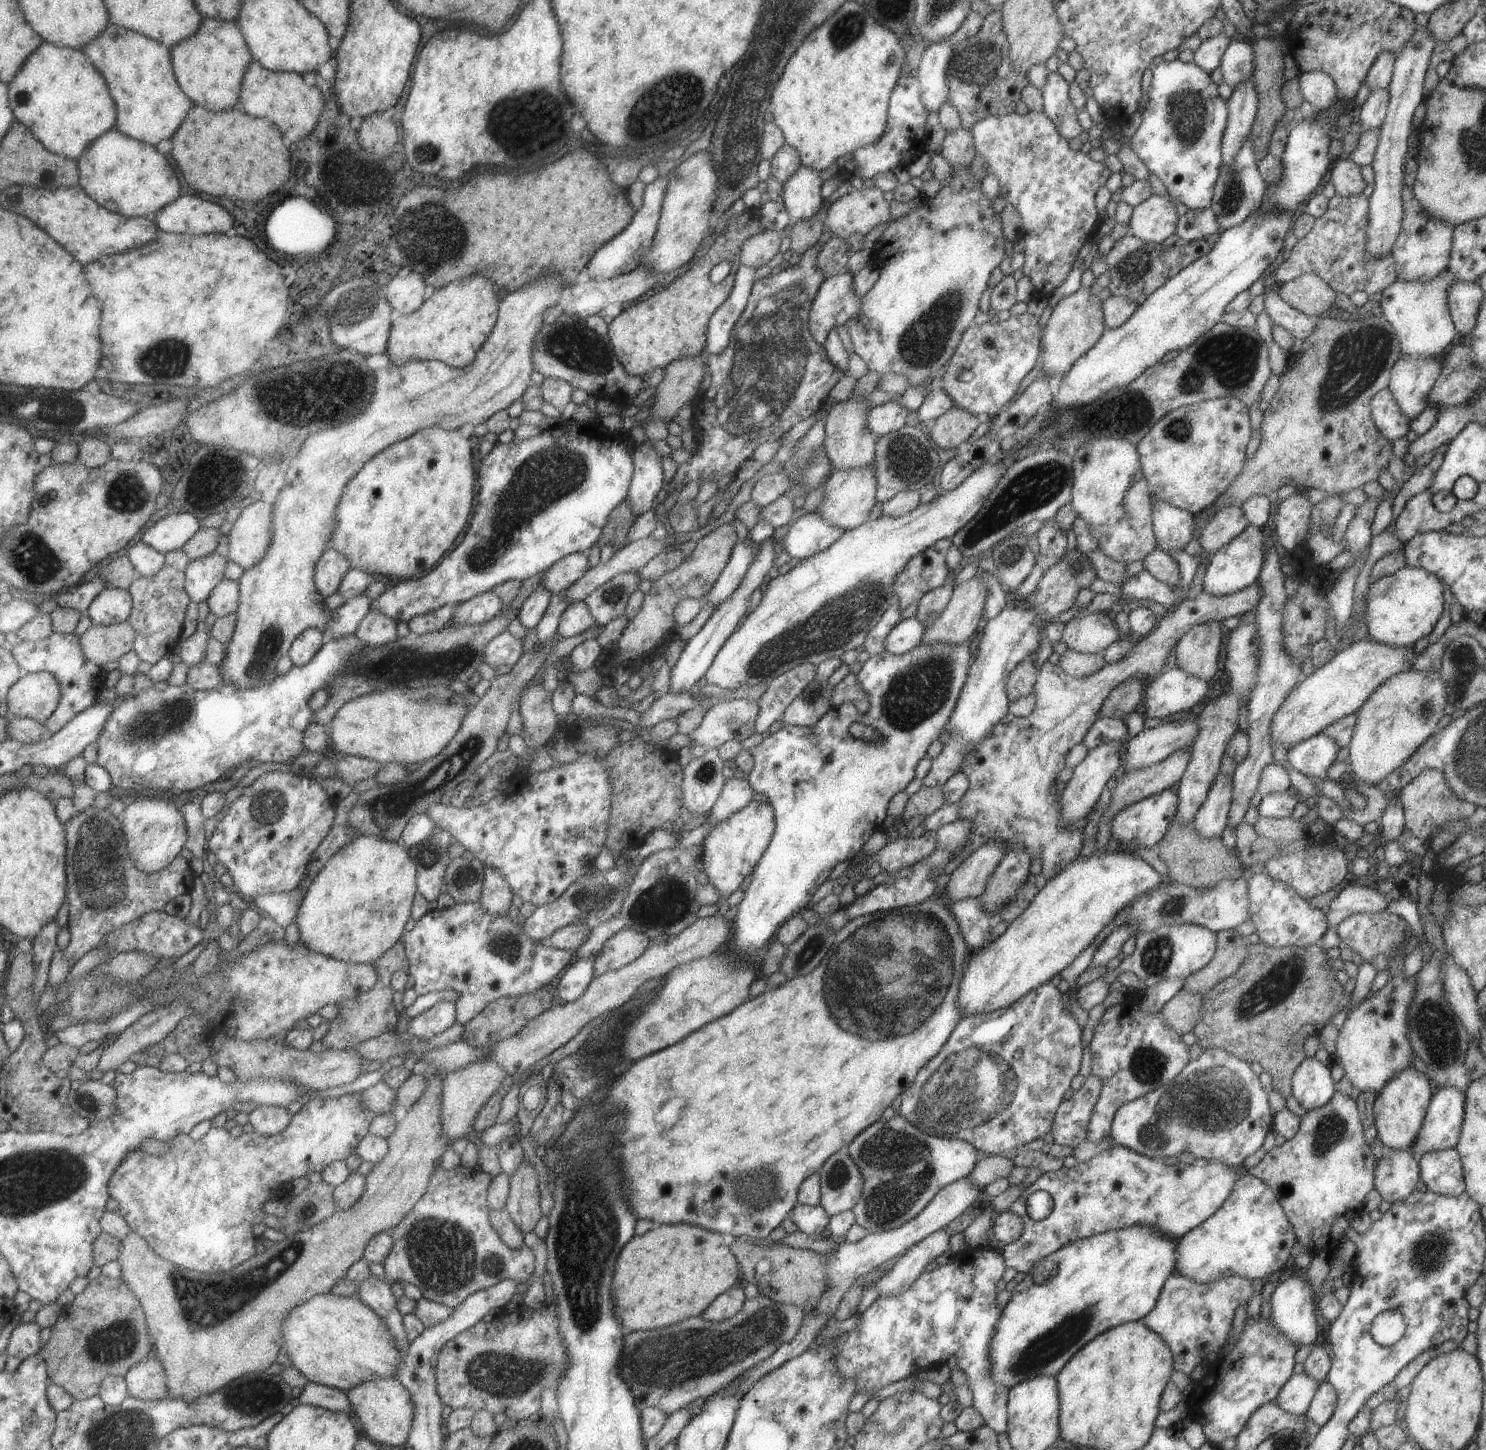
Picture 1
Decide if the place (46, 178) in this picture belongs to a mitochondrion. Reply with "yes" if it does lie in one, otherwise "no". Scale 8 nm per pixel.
no

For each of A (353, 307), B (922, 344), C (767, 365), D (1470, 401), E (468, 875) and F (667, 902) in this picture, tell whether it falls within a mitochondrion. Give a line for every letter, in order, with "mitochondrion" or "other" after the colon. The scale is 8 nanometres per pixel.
A: mitochondrion
B: mitochondrion
C: mitochondrion
D: other
E: mitochondrion
F: mitochondrion

